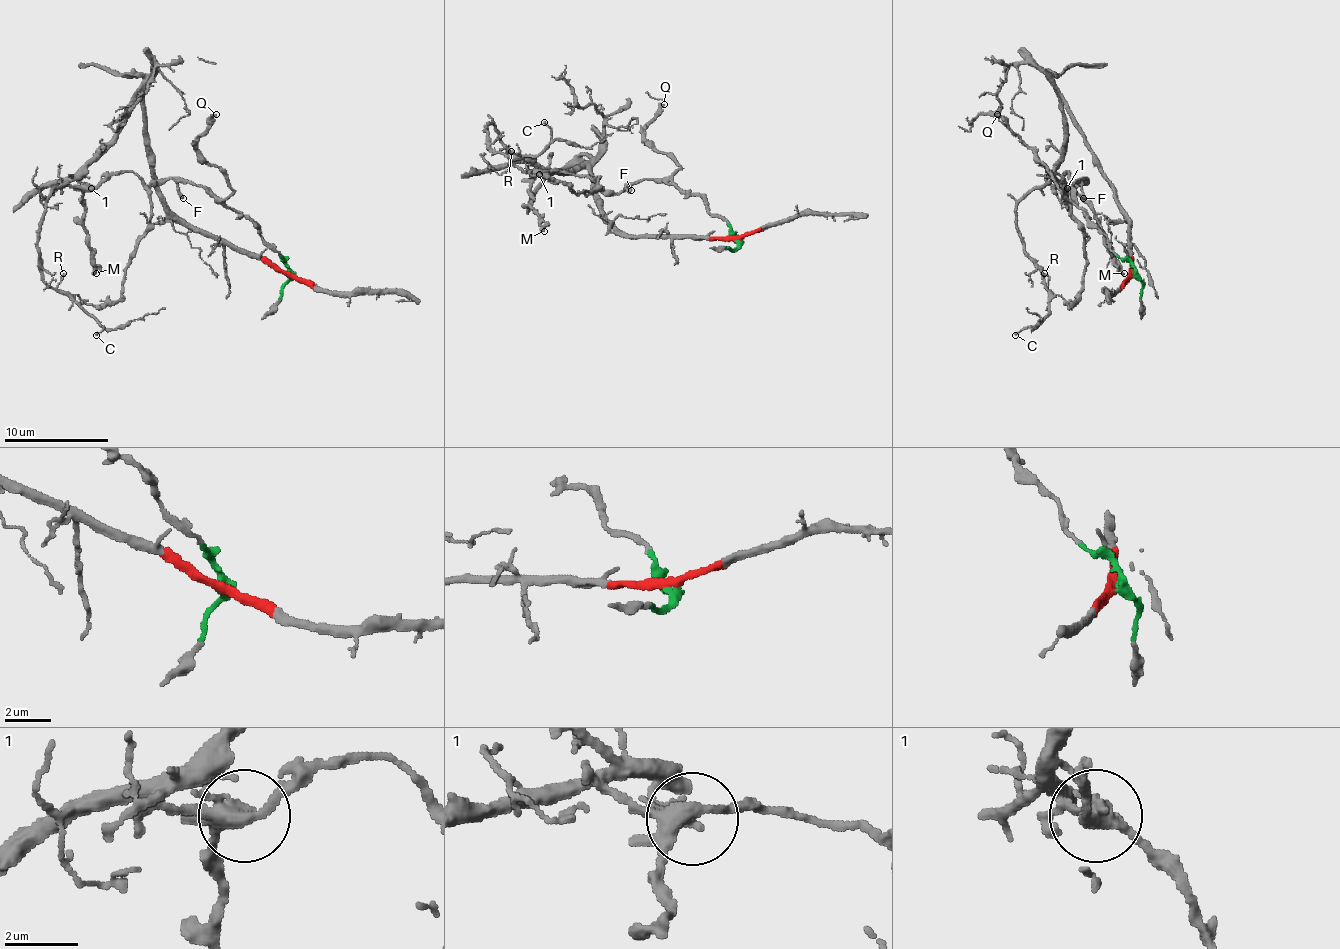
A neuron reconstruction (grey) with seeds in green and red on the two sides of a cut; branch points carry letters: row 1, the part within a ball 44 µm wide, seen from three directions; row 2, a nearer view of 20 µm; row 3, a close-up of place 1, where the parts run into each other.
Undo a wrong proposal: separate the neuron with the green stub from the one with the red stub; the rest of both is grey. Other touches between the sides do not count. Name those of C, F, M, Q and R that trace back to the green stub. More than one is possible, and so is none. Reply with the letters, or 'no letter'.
F, M, Q

